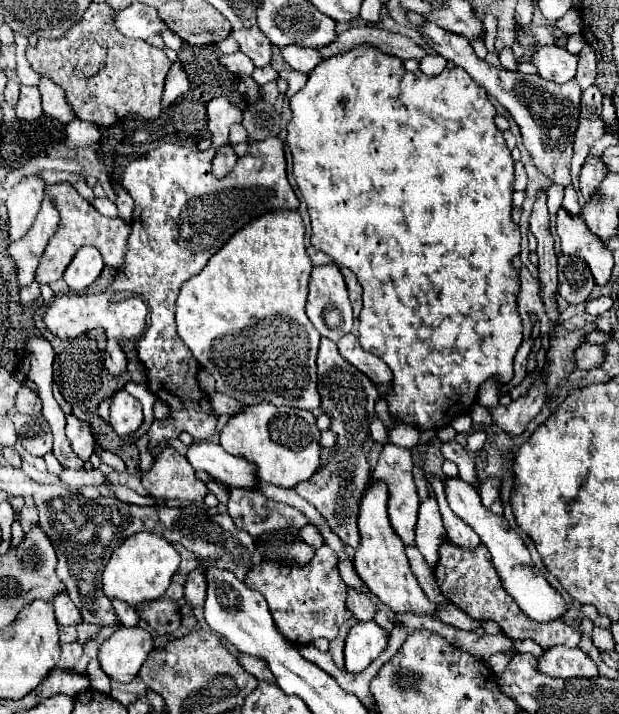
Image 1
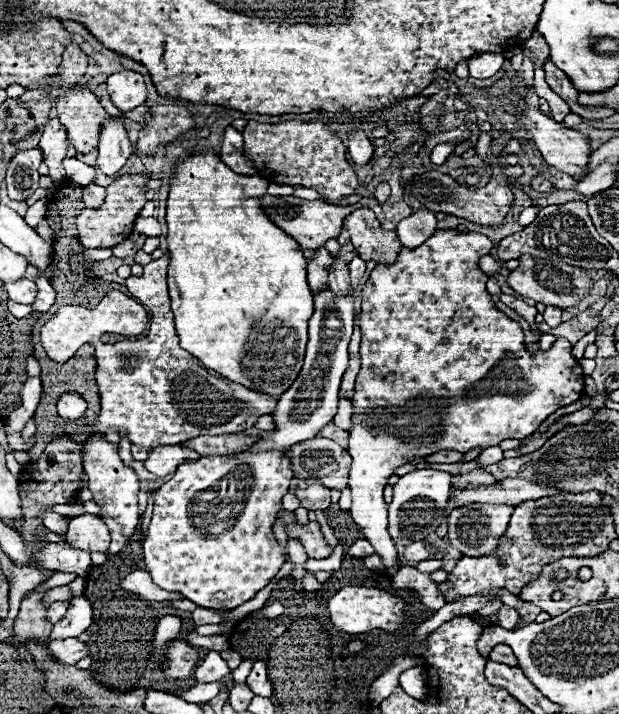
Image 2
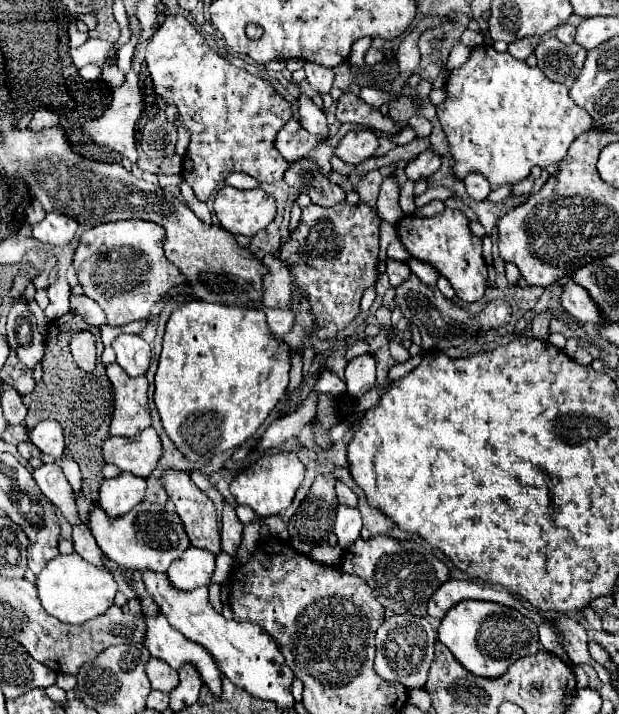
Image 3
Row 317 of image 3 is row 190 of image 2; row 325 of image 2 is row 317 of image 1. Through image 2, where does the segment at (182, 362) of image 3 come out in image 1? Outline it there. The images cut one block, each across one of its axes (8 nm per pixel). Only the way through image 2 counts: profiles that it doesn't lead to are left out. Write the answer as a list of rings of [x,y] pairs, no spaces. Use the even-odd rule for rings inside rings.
[[[298,212],[266,214],[254,224],[236,232],[204,266],[204,270],[180,288],[176,300],[178,336],[190,348],[202,368],[216,380],[216,392],[250,406],[268,402],[274,406],[292,406],[304,410],[320,408],[316,352],[320,334],[306,316],[306,288],[312,262],[306,254],[304,224]]]

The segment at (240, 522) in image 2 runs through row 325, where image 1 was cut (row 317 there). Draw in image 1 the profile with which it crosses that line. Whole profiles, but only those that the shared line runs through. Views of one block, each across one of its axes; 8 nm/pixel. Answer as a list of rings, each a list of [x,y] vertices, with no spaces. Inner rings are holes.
[[[324,264],[324,266],[314,266],[312,274],[310,274],[310,282],[308,282],[308,304],[306,304],[306,314],[310,318],[310,322],[314,324],[314,328],[338,342],[346,332],[350,332],[352,328],[352,304],[348,300],[348,290],[344,284],[344,276],[340,272],[340,268],[336,264]]]

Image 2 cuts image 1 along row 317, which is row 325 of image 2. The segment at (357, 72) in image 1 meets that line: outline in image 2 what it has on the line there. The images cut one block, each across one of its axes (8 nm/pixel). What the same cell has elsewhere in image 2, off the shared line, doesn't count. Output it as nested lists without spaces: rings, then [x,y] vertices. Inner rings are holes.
[[[436,230],[434,236],[430,236],[422,246],[418,248],[402,248],[398,252],[398,258],[394,264],[376,264],[372,270],[368,282],[362,288],[362,314],[360,314],[360,330],[362,330],[362,342],[360,342],[360,358],[362,358],[362,368],[356,378],[354,386],[354,396],[352,396],[352,428],[350,428],[350,438],[348,438],[348,452],[352,456],[352,466],[350,466],[350,490],[352,490],[352,520],[360,526],[364,532],[364,538],[374,546],[376,552],[380,552],[384,570],[388,572],[394,564],[398,564],[398,552],[394,548],[394,542],[388,534],[388,506],[384,502],[382,490],[388,484],[388,478],[394,474],[398,466],[404,466],[408,462],[414,462],[418,458],[436,454],[440,450],[458,450],[458,452],[470,452],[472,448],[490,448],[498,446],[502,440],[516,438],[524,440],[526,436],[534,434],[538,426],[554,414],[558,408],[564,404],[572,404],[582,396],[582,368],[578,360],[572,356],[572,344],[566,338],[558,338],[546,352],[536,351],[528,354],[524,348],[524,334],[518,322],[510,320],[504,316],[496,304],[492,302],[492,296],[486,292],[486,282],[488,276],[480,270],[478,262],[482,256],[492,254],[494,242],[478,232],[462,234],[458,230]]]

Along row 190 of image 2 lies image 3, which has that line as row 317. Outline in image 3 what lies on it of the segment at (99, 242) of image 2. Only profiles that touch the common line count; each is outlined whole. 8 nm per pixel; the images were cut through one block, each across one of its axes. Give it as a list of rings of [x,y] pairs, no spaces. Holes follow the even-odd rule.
[[[118,220],[94,226],[80,236],[74,270],[84,294],[100,304],[110,326],[144,320],[162,294],[184,284],[184,276],[162,252],[162,228],[144,220]]]

